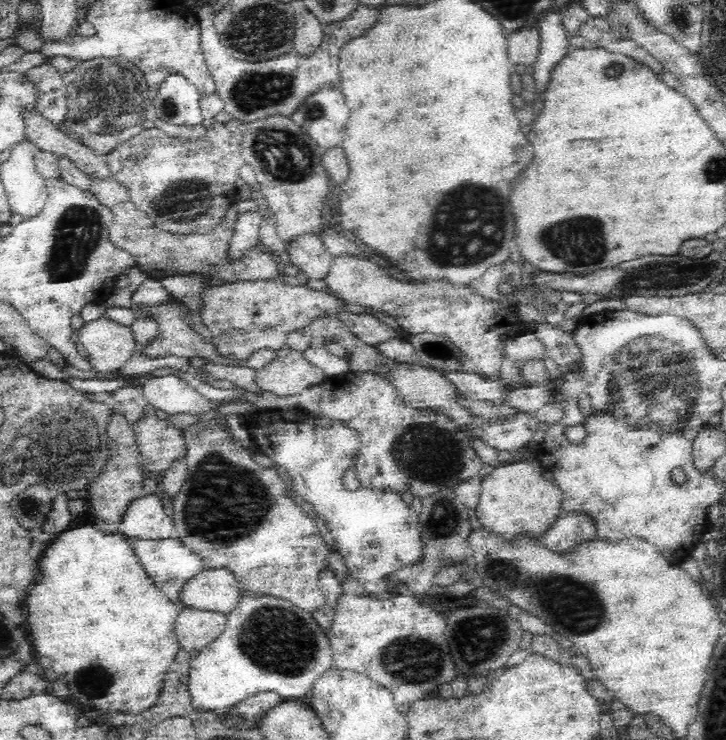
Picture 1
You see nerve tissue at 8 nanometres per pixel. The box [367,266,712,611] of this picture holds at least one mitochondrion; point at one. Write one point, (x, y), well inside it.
(645, 392)

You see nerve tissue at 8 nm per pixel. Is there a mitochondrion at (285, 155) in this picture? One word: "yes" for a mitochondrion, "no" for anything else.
yes

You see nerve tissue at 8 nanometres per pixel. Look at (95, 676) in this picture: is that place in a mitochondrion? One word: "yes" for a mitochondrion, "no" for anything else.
yes

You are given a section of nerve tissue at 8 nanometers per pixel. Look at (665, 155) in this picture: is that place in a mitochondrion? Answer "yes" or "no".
no

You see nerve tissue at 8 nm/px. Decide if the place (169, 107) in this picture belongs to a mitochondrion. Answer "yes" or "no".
yes

